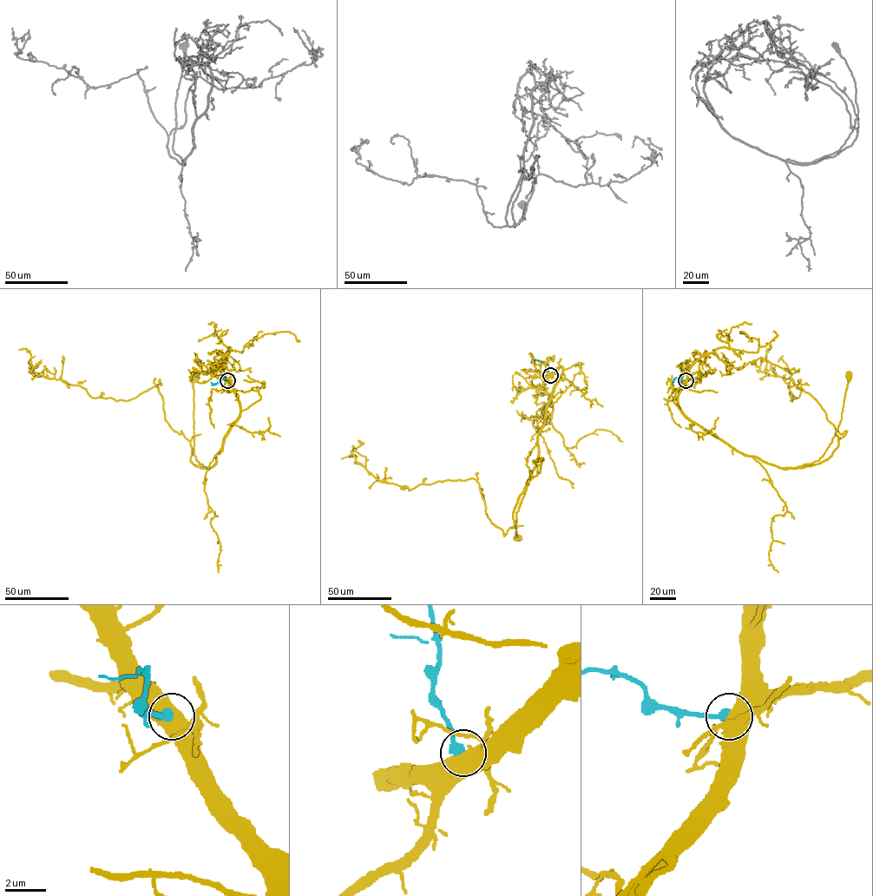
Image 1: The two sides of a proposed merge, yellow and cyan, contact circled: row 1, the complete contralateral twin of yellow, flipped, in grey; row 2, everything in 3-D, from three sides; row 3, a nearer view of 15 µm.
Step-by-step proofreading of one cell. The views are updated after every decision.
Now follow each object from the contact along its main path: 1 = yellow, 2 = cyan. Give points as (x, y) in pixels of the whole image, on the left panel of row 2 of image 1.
1: (227, 380), (238, 401), (239, 417), (226, 435), (215, 463), (206, 467), (193, 454), (196, 375)
2: (227, 380), (226, 378), (213, 385), (211, 382)

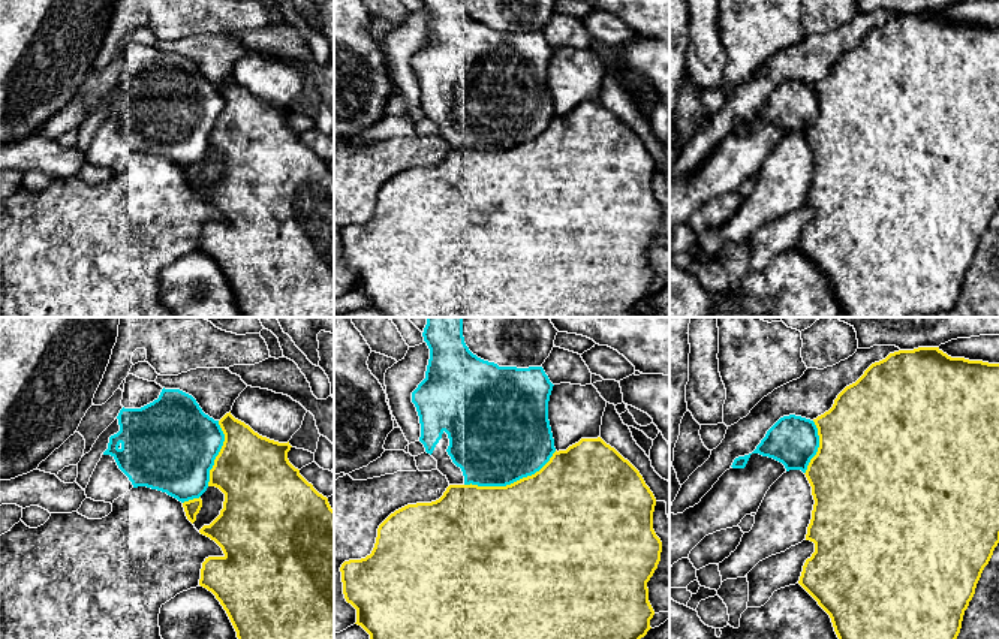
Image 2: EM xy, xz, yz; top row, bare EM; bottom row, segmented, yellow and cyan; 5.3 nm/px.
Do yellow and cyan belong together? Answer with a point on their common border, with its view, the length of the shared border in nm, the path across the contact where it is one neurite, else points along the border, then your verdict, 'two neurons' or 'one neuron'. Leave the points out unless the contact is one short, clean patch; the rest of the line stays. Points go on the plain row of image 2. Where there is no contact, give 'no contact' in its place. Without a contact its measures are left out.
contact xz (511, 148); length 550 nm; two neurons

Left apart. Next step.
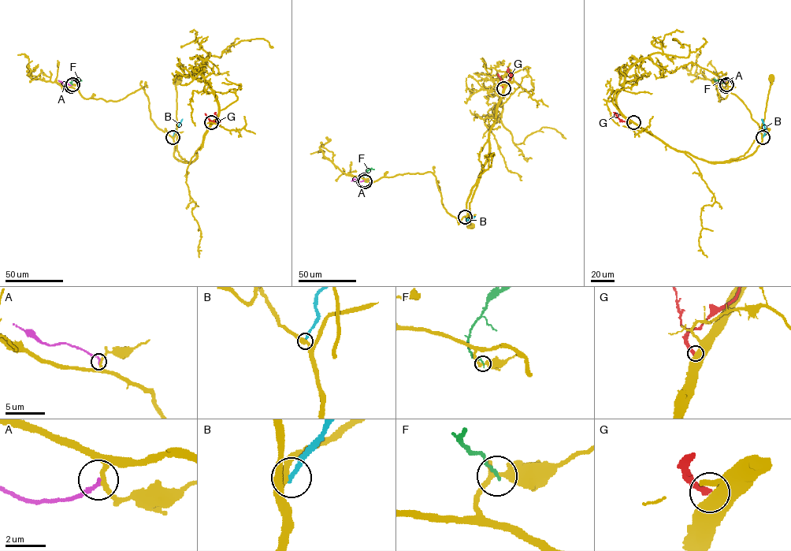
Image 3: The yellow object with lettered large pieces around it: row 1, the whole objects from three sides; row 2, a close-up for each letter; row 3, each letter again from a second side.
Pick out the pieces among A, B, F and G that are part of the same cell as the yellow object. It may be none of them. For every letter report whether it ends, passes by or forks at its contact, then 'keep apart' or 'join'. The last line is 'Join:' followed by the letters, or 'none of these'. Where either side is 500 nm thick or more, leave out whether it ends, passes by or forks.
A: it ends | keep apart
B: it ends | keep apart
F: it ends | keep apart
G: keep apart
Join: none of these

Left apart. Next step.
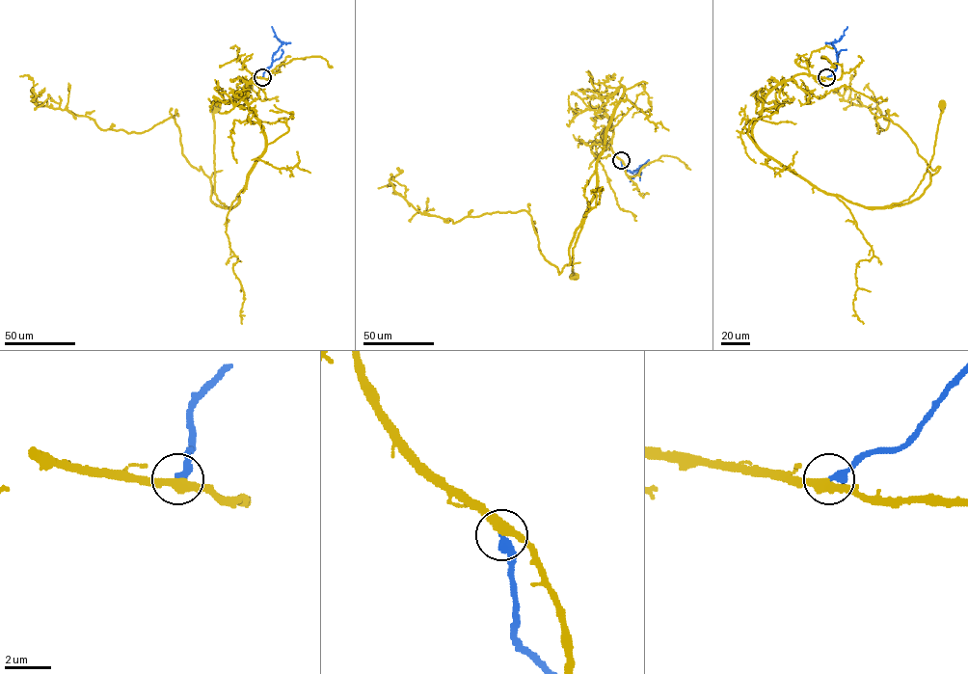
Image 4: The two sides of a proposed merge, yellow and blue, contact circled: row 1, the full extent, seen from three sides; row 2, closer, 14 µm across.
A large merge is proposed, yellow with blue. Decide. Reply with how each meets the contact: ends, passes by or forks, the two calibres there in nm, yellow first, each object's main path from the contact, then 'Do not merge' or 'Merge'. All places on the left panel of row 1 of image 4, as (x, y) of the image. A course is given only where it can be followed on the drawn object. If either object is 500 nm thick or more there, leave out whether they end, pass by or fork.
At the ring yellow passes by. At the ring blue ends. Thickness 360 nm (yellow) against 380 nm. Course of yellow: (262, 78), (253, 75), (244, 98), (261, 129), (265, 150), (233, 207), (221, 203), (214, 191), (217, 104). Course of blue: (262, 78), (271, 66), (272, 56), (283, 42), (275, 36), (271, 26). Merge

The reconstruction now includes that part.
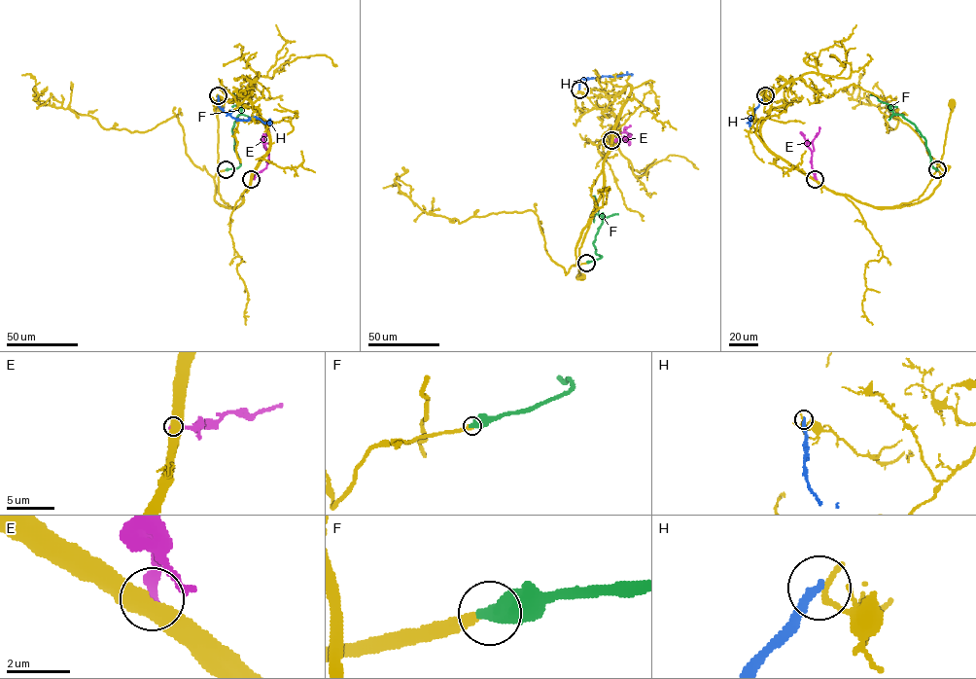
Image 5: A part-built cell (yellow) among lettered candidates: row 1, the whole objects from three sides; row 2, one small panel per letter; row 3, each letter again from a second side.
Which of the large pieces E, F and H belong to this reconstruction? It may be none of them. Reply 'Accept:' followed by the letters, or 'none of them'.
Accept: F

